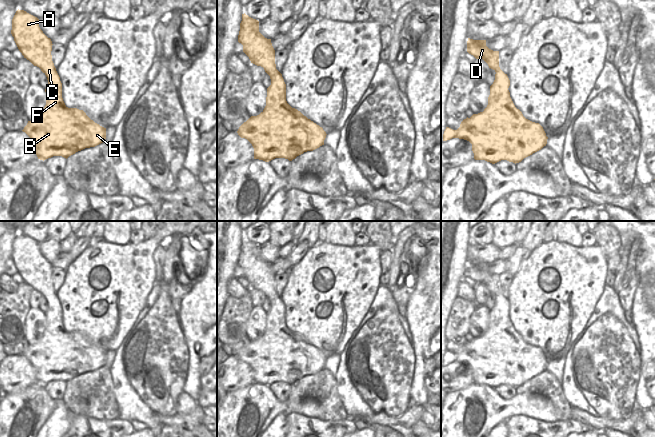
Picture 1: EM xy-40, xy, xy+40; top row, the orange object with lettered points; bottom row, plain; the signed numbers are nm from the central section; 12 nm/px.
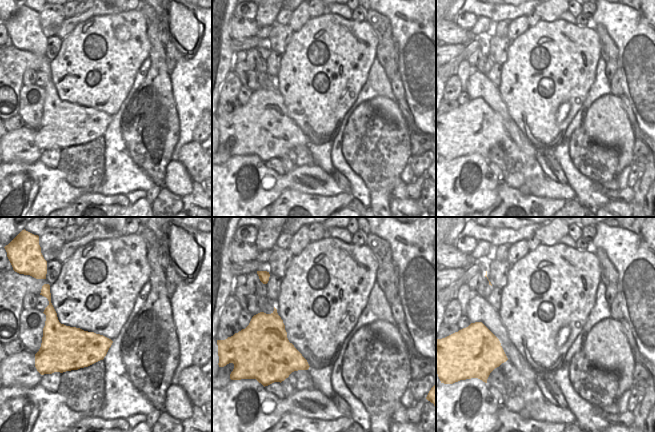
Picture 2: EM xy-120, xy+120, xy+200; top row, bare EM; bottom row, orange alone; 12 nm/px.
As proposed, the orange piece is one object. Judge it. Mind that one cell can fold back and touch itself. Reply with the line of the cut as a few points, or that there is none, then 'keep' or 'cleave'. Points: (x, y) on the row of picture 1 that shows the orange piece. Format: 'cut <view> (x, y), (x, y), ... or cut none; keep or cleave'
cut none; keep

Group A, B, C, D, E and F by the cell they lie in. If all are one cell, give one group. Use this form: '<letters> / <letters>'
A B C D E F

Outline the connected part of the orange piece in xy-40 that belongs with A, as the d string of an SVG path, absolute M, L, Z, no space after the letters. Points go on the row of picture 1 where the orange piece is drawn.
M17 10L12 19L11 34L24 58L46 75L48 86L42 114L28 121L22 130L36 146L40 160L69 156L95 147L106 139L106 128L91 120L83 110L68 108L62 98L62 83L52 61L52 41L39 27L39 19Z

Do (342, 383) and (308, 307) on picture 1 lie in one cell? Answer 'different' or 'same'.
different

